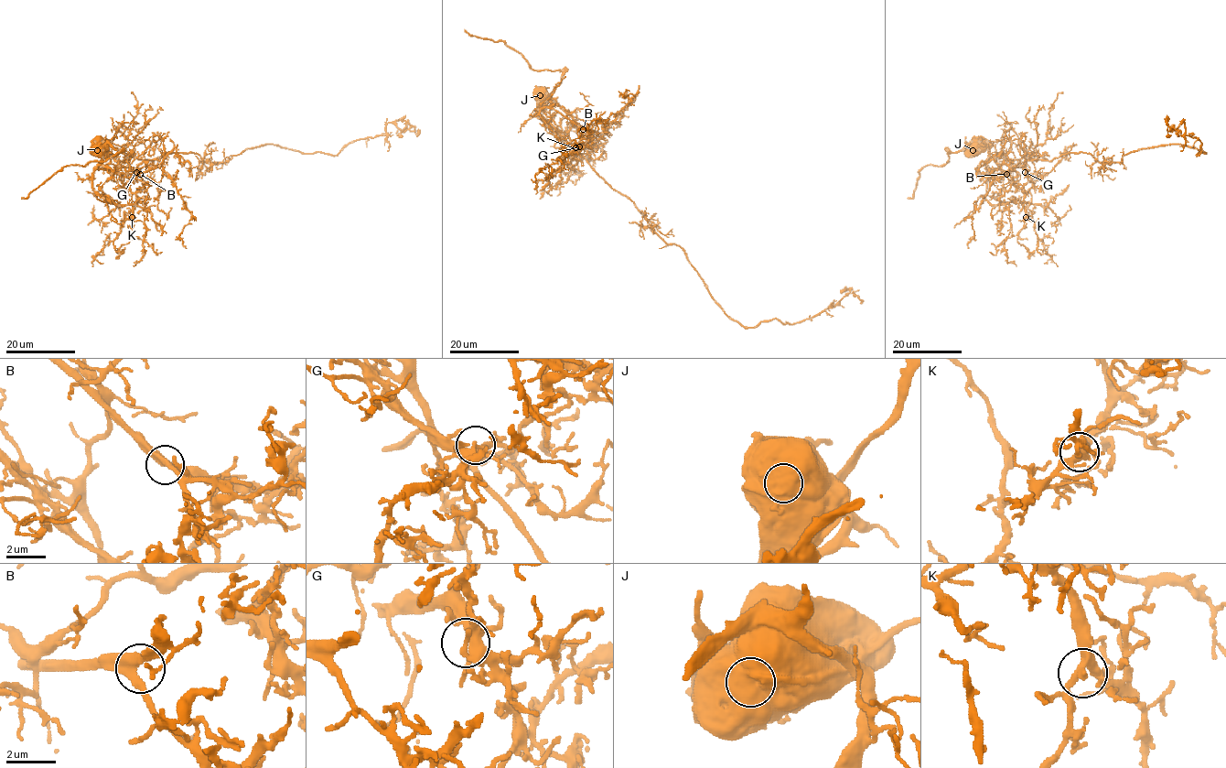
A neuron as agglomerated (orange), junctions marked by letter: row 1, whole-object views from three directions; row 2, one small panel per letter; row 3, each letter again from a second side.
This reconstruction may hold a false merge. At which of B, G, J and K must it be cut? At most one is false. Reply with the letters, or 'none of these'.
J

